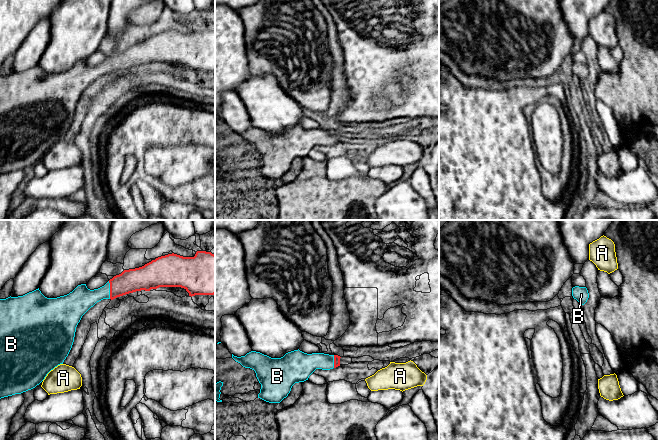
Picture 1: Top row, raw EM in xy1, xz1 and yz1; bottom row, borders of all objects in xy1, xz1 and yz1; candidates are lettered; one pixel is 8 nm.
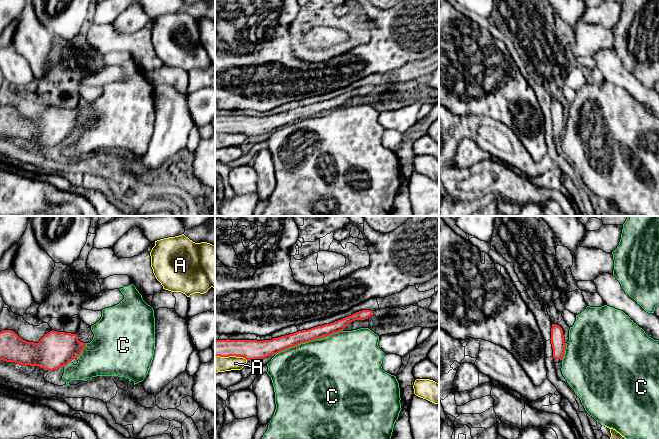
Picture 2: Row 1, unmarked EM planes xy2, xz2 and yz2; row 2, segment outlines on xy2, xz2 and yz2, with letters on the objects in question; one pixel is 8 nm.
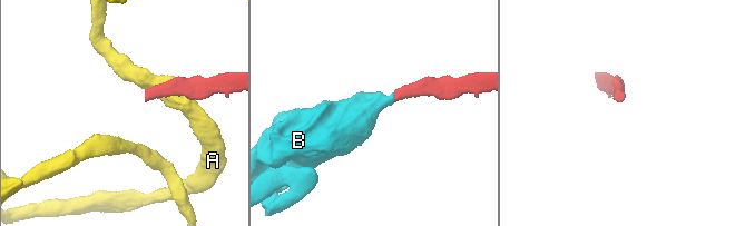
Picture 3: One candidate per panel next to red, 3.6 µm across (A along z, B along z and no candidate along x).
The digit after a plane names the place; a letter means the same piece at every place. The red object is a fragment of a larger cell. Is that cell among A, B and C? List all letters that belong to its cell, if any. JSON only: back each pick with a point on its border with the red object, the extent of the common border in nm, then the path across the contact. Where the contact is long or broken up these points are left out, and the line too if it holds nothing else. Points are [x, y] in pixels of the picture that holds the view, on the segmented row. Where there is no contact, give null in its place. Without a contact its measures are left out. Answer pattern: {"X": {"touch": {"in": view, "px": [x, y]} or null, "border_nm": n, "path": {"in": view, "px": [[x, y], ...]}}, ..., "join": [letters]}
{"B": {"touch": {"in": "xy1", "px": [110, 290]}, "border_nm": 140}, "join": ["B"]}

